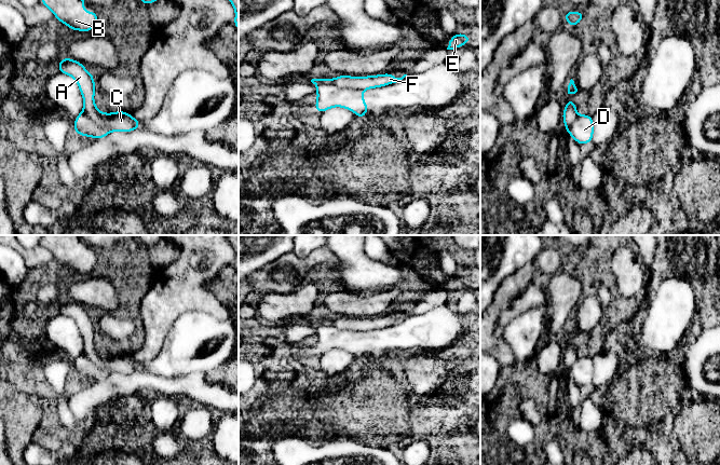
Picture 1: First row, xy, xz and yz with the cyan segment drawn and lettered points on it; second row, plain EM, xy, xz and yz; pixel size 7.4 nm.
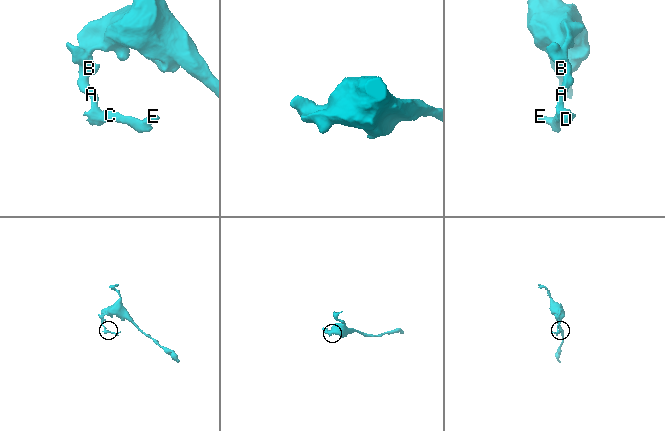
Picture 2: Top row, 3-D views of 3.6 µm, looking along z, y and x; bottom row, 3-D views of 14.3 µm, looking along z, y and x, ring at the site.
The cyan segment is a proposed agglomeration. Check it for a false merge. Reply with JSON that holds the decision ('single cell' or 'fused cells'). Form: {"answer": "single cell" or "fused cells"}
{"answer": "fused cells"}

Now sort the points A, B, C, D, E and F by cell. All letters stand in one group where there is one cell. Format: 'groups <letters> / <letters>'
groups A B C E F / D

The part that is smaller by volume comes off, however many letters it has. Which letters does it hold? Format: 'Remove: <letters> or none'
Remove: D

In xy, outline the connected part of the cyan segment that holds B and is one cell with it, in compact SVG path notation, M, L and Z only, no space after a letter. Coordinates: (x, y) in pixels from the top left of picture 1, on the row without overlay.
M43 235L40 244L50 250L54 259L72 272L89 274L95 270L97 254L84 252L81 235Z

